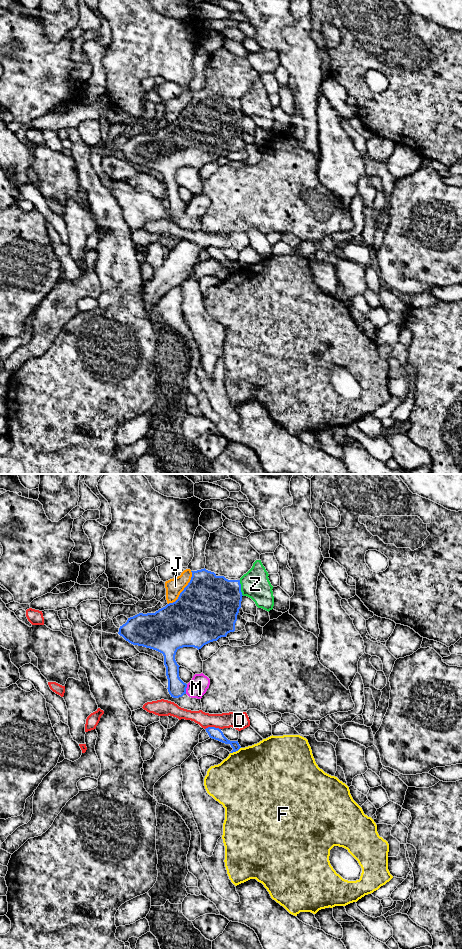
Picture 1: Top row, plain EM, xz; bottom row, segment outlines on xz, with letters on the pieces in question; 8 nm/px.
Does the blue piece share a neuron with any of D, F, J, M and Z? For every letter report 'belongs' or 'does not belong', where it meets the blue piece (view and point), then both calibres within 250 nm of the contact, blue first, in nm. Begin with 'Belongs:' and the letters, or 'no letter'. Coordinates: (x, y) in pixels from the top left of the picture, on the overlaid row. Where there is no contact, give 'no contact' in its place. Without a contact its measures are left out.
Belongs: no letter
D: does not belong; contact xz (212, 727); calibres 100 and 140 nm
F: does not belong; contact xz (235, 751); calibres 100 and 500 nm
J: does not belong; contact xz (184, 589); calibres 500 and 140 nm
M: does not belong; contact xz (185, 689); calibres 140 and 160 nm
Z: does not belong; contact xz (240, 588); calibres 440 and 240 nm

